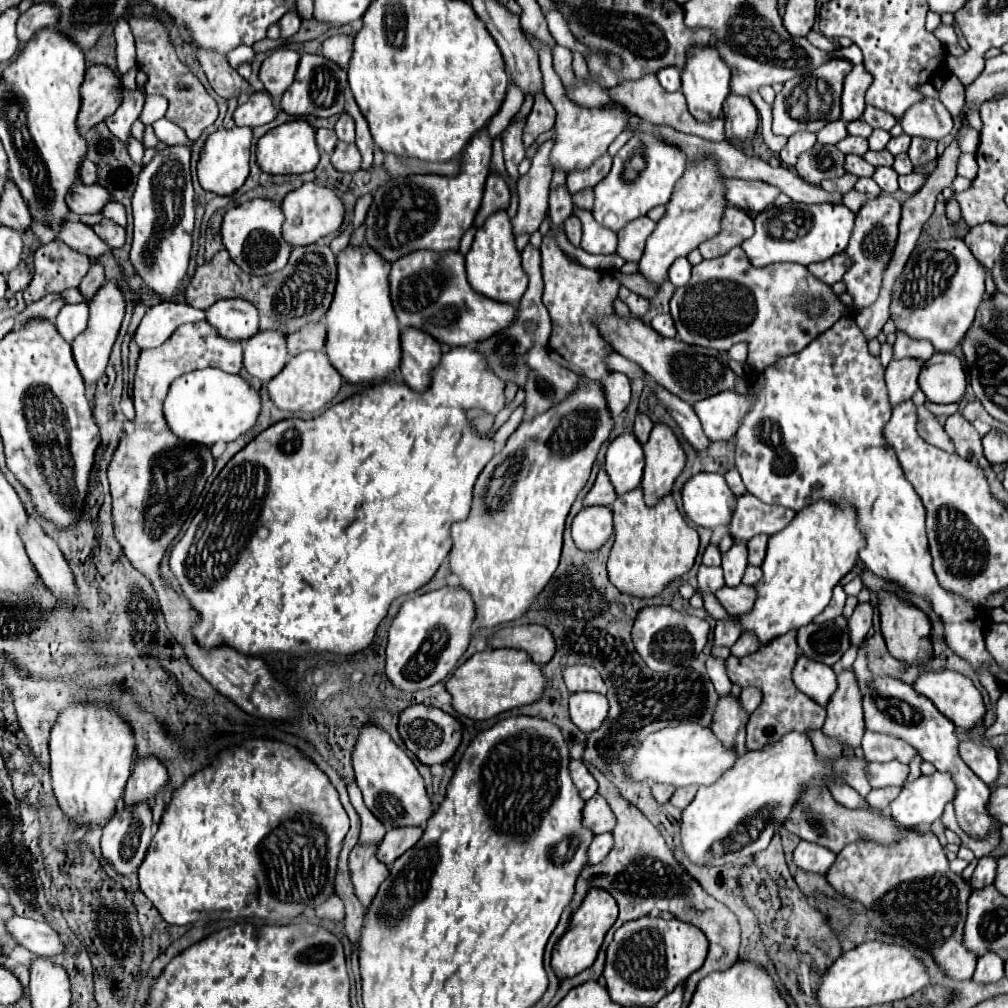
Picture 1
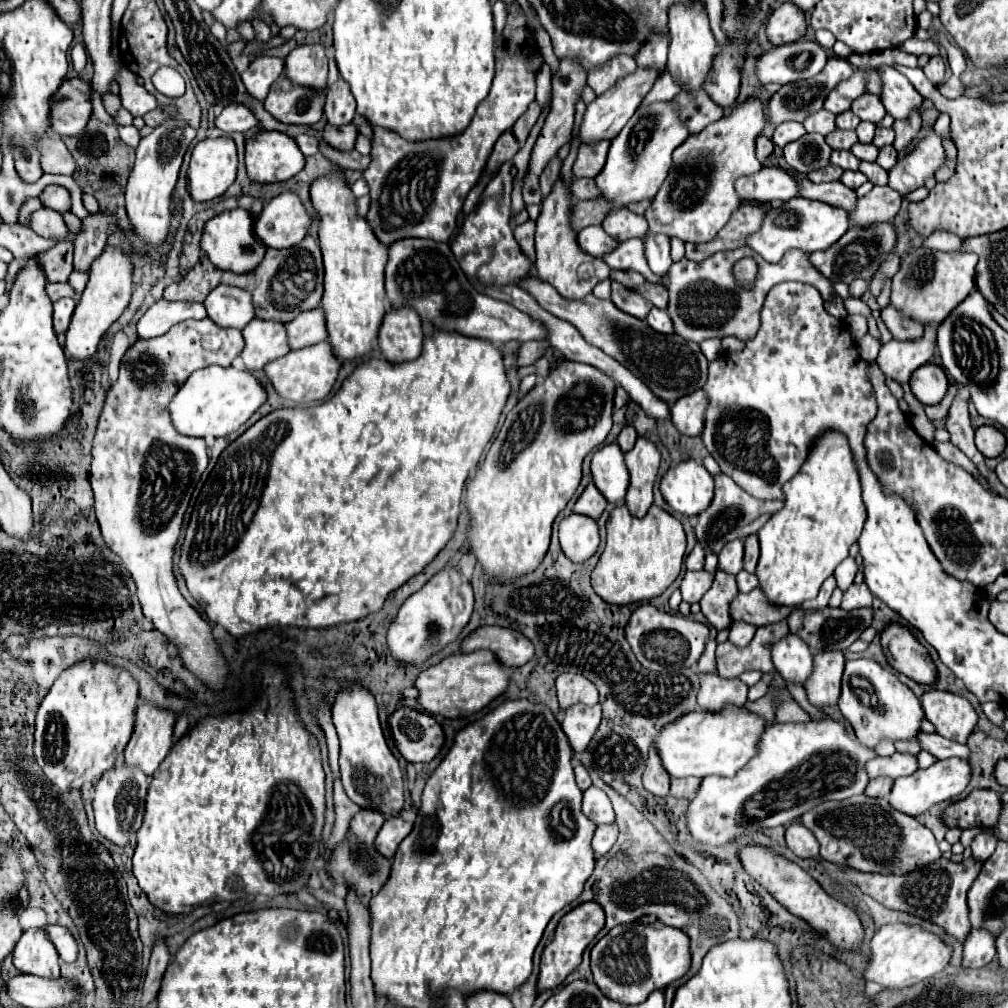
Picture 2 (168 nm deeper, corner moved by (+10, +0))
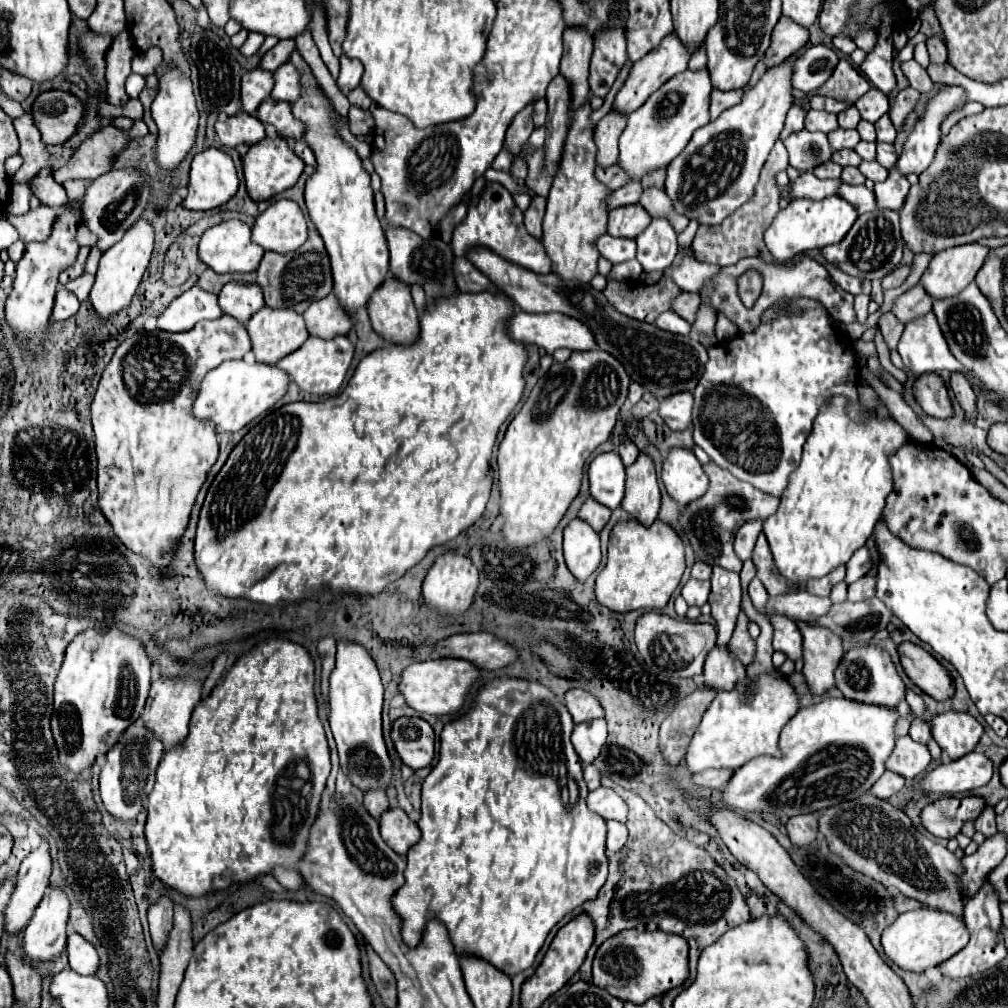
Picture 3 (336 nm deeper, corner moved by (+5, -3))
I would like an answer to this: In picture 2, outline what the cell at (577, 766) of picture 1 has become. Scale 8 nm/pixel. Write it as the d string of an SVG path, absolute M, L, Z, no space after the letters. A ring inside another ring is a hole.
M576 765L576 767L574 767L574 771L576 771L576 783L578 783L578 787L580 787L582 791L586 791L586 789L592 785L590 775L588 775L586 767L584 767L584 765Z

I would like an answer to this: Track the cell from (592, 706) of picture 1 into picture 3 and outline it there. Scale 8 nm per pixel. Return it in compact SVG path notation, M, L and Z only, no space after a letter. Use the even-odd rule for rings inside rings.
M597 718L597 720L575 724L571 742L573 742L579 758L585 764L591 764L597 758L599 750L603 748L605 738L607 738L607 722L605 722L605 718Z

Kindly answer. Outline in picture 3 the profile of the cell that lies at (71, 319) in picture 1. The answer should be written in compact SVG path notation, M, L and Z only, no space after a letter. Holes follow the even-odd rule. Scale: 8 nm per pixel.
M59 286L57 296L55 296L55 308L53 308L51 320L55 320L55 322L67 320L67 318L71 318L71 316L77 314L79 306L81 306L81 304L79 304L77 296L73 296L73 292L65 292L65 288Z

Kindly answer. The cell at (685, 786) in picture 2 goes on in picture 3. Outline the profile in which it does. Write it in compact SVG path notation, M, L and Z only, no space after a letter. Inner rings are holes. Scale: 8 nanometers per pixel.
M709 770L709 772L699 772L693 776L693 784L699 788L711 788L711 790L719 790L725 786L725 780L729 780L733 772L717 772L717 770Z

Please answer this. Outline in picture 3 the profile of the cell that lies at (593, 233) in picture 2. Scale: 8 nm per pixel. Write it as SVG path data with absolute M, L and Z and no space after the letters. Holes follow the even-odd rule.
M603 234L595 242L599 254L607 258L613 264L625 262L635 258L635 240L625 240L625 238L613 238L609 234Z

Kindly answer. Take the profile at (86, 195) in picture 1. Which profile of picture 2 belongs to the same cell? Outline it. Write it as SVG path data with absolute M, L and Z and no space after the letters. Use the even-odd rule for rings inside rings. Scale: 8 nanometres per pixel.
M48 185L48 187L40 193L38 199L42 201L44 207L50 207L50 209L54 209L54 211L58 211L58 213L68 211L70 205L72 205L72 203L70 203L70 193L68 193L68 189L64 189L64 187L60 187L60 185Z

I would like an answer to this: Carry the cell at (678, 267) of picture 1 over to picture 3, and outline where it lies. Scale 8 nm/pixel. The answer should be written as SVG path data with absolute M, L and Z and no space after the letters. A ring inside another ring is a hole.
M653 218L637 240L637 260L645 272L665 270L677 256L677 234L665 218Z

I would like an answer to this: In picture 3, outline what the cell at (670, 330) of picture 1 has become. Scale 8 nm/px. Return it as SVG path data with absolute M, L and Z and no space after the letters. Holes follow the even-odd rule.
M673 310L663 312L663 314L655 320L655 324L657 324L661 330L673 332L673 334L689 334L689 332L691 332L691 324L685 322L681 316L677 316Z

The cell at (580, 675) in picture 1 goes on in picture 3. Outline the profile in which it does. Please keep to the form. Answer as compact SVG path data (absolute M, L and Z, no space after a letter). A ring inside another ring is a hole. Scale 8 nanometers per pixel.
M571 688L565 694L565 706L569 710L569 714L573 716L573 722L585 722L585 720L595 720L595 718L603 718L603 706L599 704L599 700L583 690L583 688Z

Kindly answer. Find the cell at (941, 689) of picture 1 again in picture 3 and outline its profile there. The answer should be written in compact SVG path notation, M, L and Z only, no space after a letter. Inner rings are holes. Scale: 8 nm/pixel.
M943 712L935 714L933 720L933 738L949 758L961 758L969 754L983 734L983 726L967 712Z

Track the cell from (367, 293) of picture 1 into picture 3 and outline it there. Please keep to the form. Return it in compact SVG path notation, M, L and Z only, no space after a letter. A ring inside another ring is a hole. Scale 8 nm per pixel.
M293 52L289 58L301 72L303 76L303 98L299 102L293 104L293 114L303 120L307 124L307 132L305 132L305 140L311 146L315 158L317 158L317 170L315 174L309 176L307 184L305 184L305 204L309 210L309 218L315 224L315 228L319 230L327 254L329 254L329 262L331 262L331 272L333 272L333 294L339 300L341 308L355 318L359 308L367 308L373 292L387 280L389 276L389 250L387 250L387 238L385 232L381 230L381 222L375 216L375 206L373 206L373 190L369 186L369 174L363 170L361 166L361 158L357 156L357 152L353 148L349 148L335 132L335 114L329 108L329 102L325 100L319 84L315 82L307 62L301 58L299 52Z

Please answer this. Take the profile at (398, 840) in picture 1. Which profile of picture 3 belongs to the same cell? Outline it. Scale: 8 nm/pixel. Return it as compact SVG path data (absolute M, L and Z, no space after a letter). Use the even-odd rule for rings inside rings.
M393 808L381 816L381 836L393 852L405 856L419 842L419 826L401 808Z

